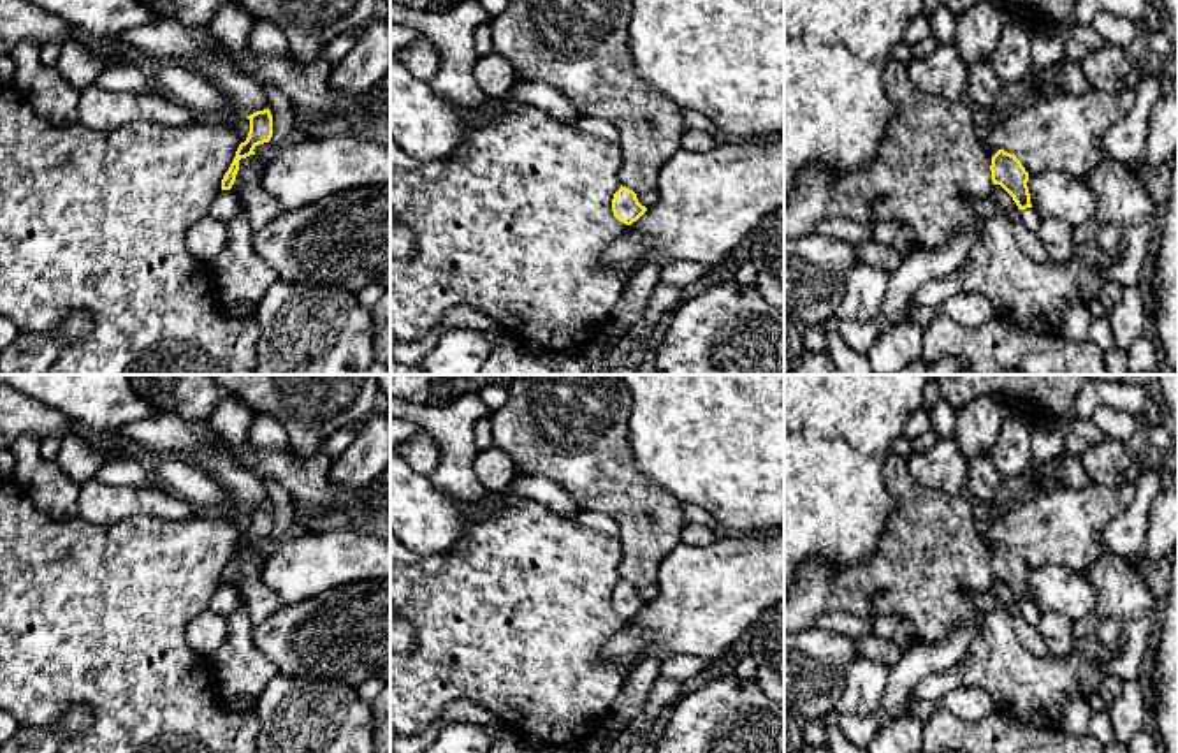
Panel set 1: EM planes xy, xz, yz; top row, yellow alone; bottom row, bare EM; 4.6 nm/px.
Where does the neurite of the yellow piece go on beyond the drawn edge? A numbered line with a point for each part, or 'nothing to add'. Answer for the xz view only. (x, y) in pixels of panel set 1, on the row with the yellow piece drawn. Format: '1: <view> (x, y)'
nothing to add

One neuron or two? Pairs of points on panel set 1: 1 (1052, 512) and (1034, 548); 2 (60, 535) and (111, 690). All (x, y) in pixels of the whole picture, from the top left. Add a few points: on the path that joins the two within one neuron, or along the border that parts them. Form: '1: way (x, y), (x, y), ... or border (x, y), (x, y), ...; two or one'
1: way (1052, 521), (1039, 539); one
2: way (60, 574), (60, 586), (111, 637), (111, 651); one

